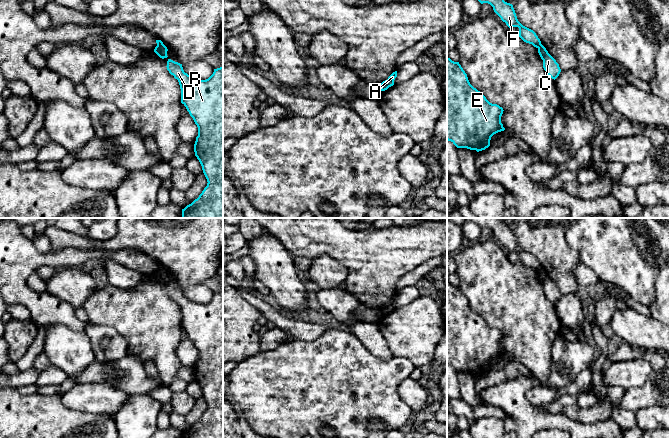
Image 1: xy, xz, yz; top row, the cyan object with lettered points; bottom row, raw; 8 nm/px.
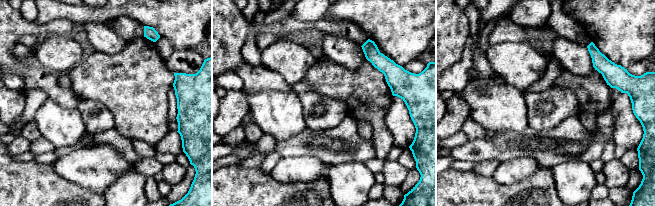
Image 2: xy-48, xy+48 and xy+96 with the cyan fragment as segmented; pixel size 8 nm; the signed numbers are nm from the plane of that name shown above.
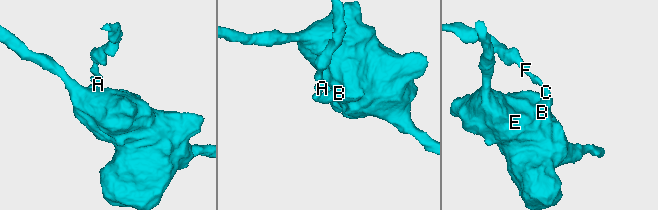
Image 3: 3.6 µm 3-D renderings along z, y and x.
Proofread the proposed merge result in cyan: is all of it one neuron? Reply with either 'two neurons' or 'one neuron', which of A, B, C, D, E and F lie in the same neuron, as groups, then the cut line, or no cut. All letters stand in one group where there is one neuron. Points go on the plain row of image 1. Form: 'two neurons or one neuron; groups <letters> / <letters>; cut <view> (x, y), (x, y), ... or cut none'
two neurons; groups A F / B C D E; cut yz (541, 268), (538, 272)

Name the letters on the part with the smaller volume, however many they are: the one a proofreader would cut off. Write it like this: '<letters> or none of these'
A, F

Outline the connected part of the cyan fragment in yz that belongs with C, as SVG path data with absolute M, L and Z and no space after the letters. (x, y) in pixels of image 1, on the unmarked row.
M541 268L538 272L538 277L543 284L543 292L546 295L546 297L552 302L556 303L561 293L559 291L559 288L556 286L556 284L548 277L546 272Z

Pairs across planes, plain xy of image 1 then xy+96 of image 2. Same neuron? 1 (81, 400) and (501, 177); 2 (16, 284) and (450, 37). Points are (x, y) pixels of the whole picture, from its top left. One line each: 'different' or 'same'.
1: same
2: same

